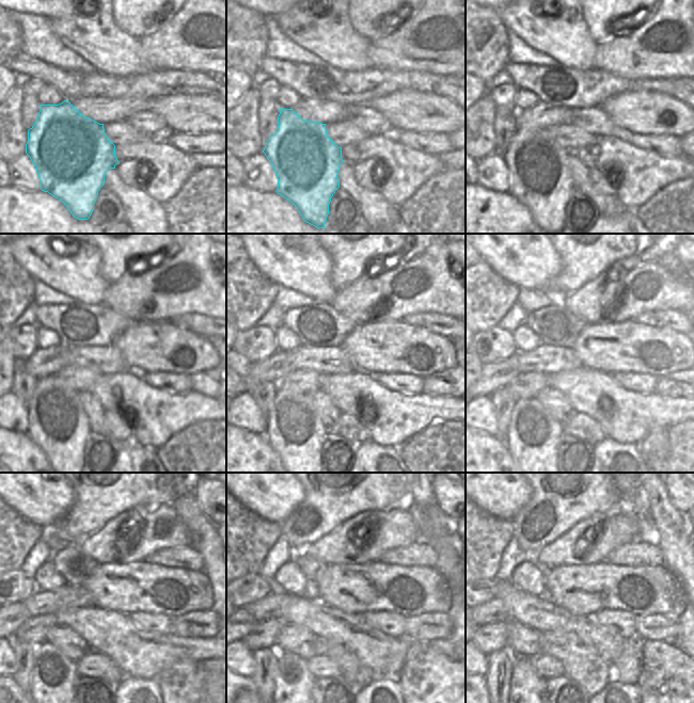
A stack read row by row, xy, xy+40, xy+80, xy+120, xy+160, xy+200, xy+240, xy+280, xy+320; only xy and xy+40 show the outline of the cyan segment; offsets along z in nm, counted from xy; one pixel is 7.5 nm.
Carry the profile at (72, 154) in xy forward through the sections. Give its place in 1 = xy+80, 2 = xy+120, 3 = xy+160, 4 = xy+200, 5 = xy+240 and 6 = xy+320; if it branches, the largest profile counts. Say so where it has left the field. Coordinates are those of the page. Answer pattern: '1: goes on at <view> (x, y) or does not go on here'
1: goes on at xy+80 (540, 179)
2: goes on at xy+120 (57, 422)
3: goes on at xy+160 (295, 431)
4: goes on at xy+200 (533, 435)
5: goes on at xy+240 (53, 675)
6: goes on at xy+320 (526, 686)

